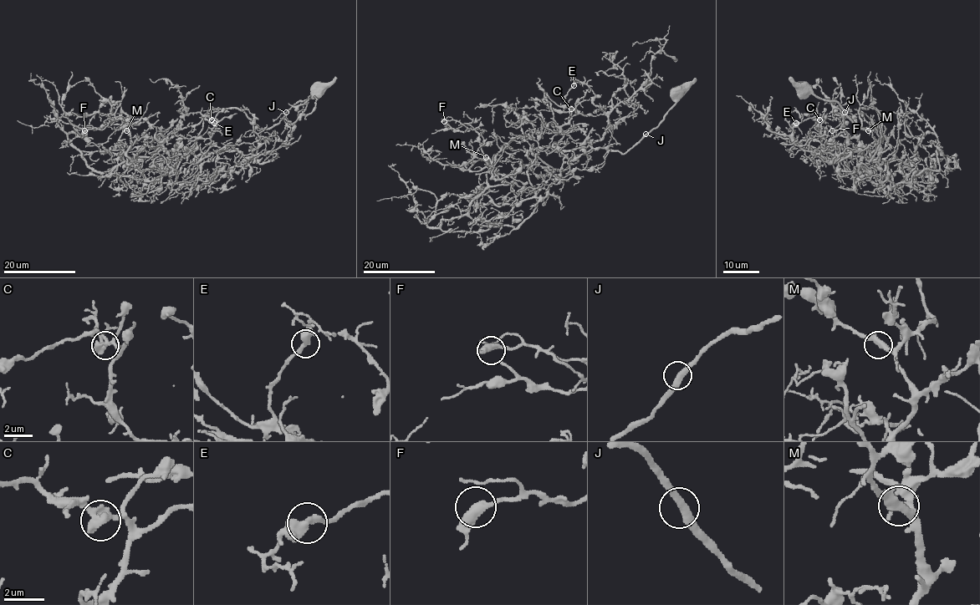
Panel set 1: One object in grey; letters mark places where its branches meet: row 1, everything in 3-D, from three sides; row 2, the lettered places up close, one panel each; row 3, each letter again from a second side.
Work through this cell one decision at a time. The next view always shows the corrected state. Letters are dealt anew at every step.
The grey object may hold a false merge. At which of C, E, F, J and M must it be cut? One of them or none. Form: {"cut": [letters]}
{"cut": []}

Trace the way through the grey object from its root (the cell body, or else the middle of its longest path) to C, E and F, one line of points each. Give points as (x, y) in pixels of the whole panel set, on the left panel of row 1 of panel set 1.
C: (318, 88), (267, 129), (237, 109), (211, 107), (197, 139), (177, 160), (178, 147), (203, 156), (211, 119)
E: (318, 88), (267, 129), (211, 107), (176, 159), (178, 147), (201, 159), (216, 124), (205, 118), (214, 123)
F: (318, 88), (267, 129), (211, 107), (186, 153), (161, 164), (127, 164), (130, 134), (119, 117), (84, 130)

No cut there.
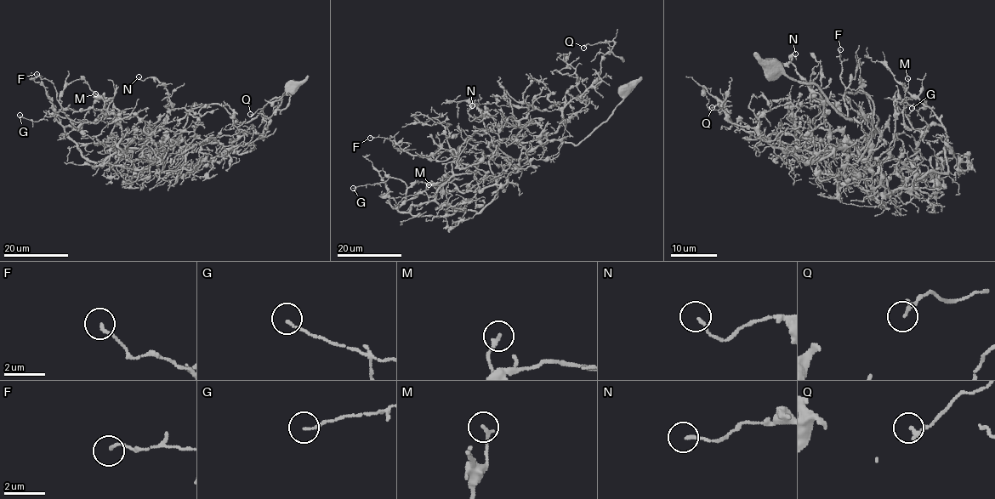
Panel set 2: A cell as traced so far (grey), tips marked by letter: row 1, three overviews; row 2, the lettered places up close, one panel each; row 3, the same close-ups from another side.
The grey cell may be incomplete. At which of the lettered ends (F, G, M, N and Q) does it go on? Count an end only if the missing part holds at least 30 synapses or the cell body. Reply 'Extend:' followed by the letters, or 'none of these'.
Extend: none of these

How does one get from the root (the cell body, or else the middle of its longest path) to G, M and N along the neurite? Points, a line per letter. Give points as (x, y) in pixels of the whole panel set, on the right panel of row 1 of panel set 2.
G: (772, 66), (847, 119), (862, 91), (859, 158), (931, 175), (946, 133), (912, 108)
M: (772, 66), (847, 119), (862, 91), (859, 158), (931, 175), (946, 133), (906, 126), (907, 78)
N: (772, 66), (847, 119), (862, 91), (859, 158), (892, 156), (830, 132), (795, 53)

